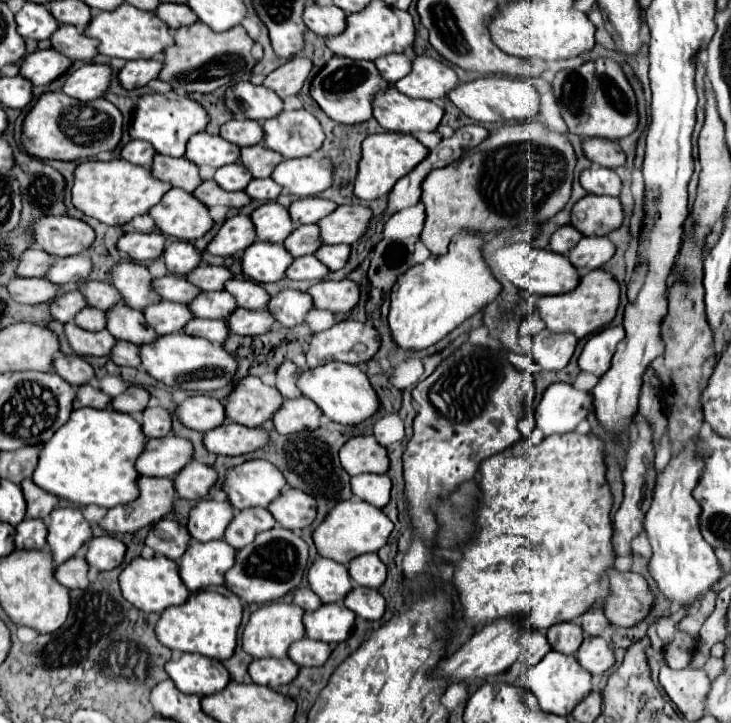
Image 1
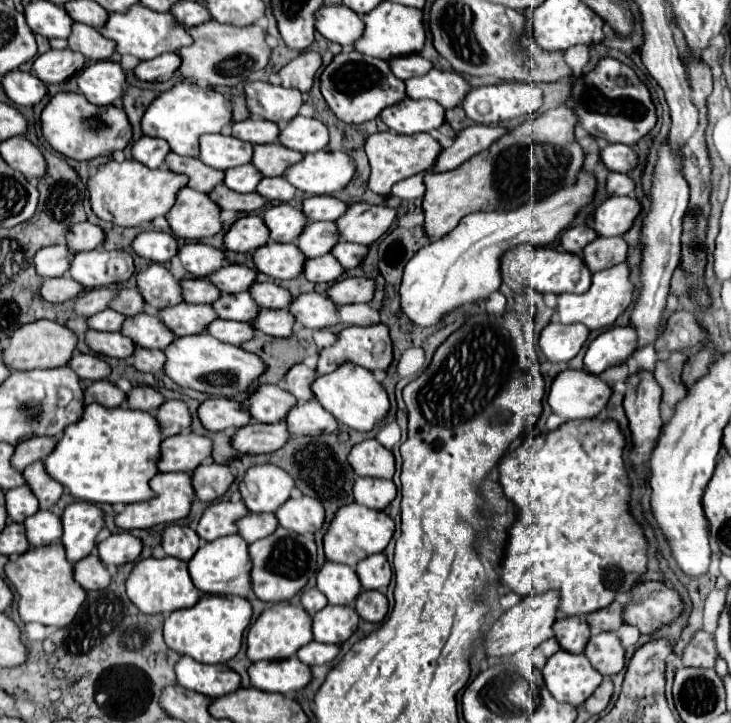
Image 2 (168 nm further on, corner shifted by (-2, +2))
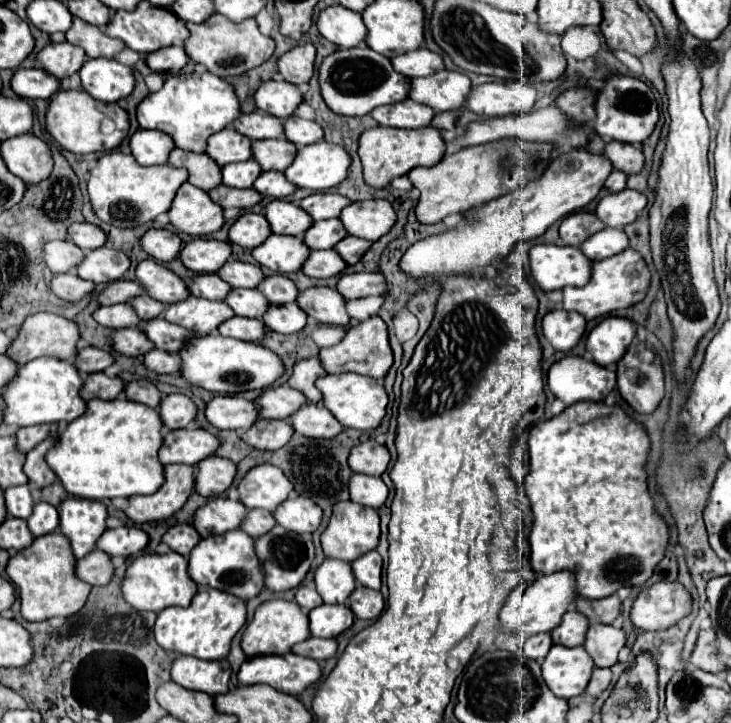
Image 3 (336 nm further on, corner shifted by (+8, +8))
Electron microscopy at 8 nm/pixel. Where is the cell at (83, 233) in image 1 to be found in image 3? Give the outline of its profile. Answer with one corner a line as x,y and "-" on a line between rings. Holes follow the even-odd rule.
76,223
68,229
68,237
82,249
82,251
90,251
90,249
98,249
106,243
106,233
90,223

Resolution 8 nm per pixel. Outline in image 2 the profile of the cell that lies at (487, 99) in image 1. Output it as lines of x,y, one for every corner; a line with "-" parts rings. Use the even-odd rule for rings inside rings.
504,81
496,85
482,85
482,87
472,87
468,95
464,97
462,103
466,115
484,125
496,125
500,121
516,119
516,117
530,117
542,107
542,89
534,83
516,83
516,81

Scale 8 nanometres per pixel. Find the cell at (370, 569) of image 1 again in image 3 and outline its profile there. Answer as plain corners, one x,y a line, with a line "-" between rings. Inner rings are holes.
370,551
352,563
354,577
368,589
380,589
382,585
382,557
378,551

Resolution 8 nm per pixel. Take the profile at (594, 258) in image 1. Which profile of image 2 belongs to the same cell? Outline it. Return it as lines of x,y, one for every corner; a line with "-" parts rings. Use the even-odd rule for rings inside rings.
596,237
582,251
582,259
590,273
614,267
626,259
628,245
622,237

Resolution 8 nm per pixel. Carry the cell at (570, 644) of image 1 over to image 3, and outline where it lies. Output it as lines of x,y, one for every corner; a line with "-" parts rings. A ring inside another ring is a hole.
568,611
562,617
562,623
550,635
554,643
566,645
566,647
578,647
584,643
588,627
590,627
590,621
582,613

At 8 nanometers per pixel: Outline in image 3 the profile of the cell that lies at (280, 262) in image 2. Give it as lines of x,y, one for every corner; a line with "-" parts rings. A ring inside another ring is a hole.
270,235
260,247
252,251
252,255
262,267
272,269
274,273
294,273
302,269
310,249
304,245
302,237

